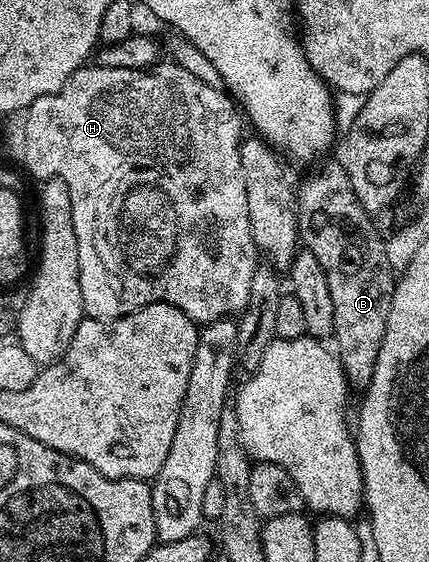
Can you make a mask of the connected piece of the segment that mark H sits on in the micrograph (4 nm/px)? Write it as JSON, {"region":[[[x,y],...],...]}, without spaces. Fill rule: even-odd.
{"region":[[[155,63],[148,69],[100,69],[97,67],[83,67],[77,69],[69,79],[60,87],[60,91],[44,95],[30,104],[29,109],[25,110],[24,117],[26,122],[22,125],[22,161],[26,164],[25,172],[38,177],[39,182],[49,181],[52,177],[58,177],[68,187],[68,195],[72,199],[72,227],[76,231],[76,247],[78,248],[78,270],[80,271],[80,295],[82,296],[82,311],[86,317],[96,317],[99,319],[113,319],[123,317],[129,313],[135,313],[138,309],[143,309],[145,305],[151,305],[157,301],[163,301],[169,305],[180,307],[184,315],[188,315],[199,326],[207,325],[210,321],[221,321],[223,319],[233,318],[241,314],[248,303],[248,291],[252,287],[252,275],[257,271],[260,264],[260,254],[258,246],[254,244],[252,227],[248,219],[248,195],[244,191],[244,175],[240,171],[240,147],[244,140],[242,125],[244,126],[244,117],[240,112],[239,106],[229,93],[216,87],[210,87],[207,83],[201,82],[195,76],[173,63]]]}

